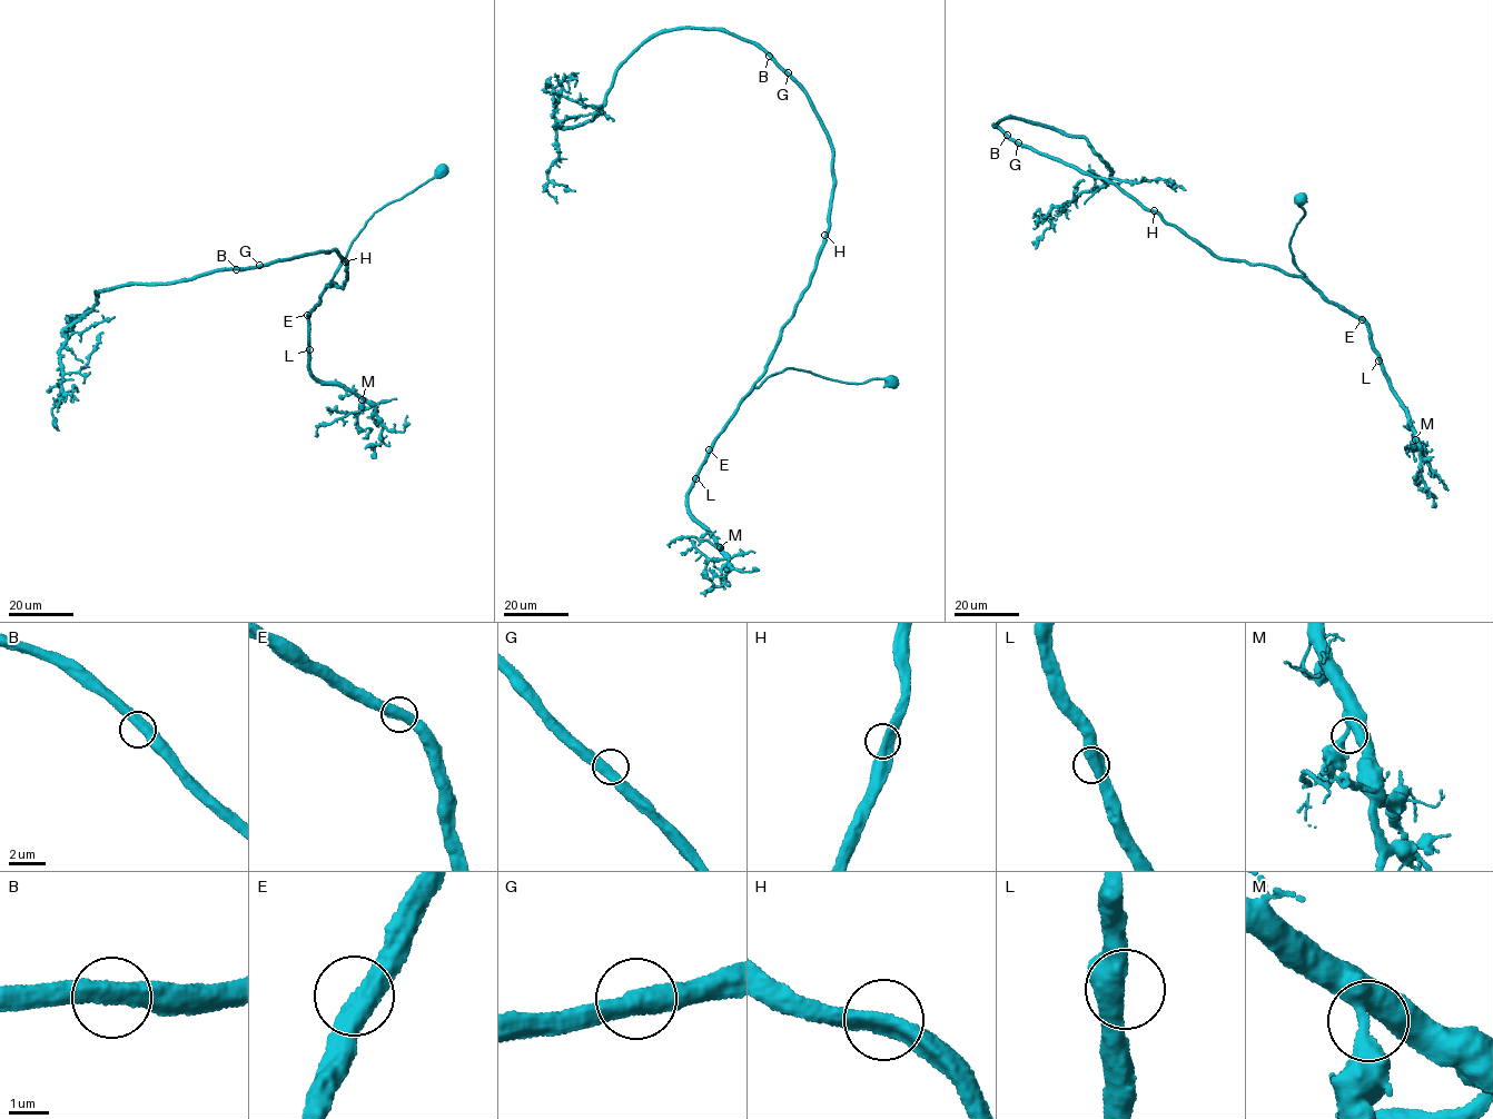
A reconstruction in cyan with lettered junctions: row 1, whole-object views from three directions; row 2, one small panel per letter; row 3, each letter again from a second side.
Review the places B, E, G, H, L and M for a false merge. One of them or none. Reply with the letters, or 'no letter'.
no letter

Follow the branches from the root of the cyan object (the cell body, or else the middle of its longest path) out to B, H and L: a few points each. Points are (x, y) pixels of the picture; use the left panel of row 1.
B: (440, 171), (367, 221), (326, 286), (342, 288), (346, 263), (333, 249), (236, 269)
H: (440, 171), (373, 215), (326, 286), (335, 284), (335, 287), (343, 287), (347, 278), (345, 261)
L: (440, 171), (399, 199), (384, 205), (367, 221), (326, 285), (320, 301), (310, 309), (309, 349)

